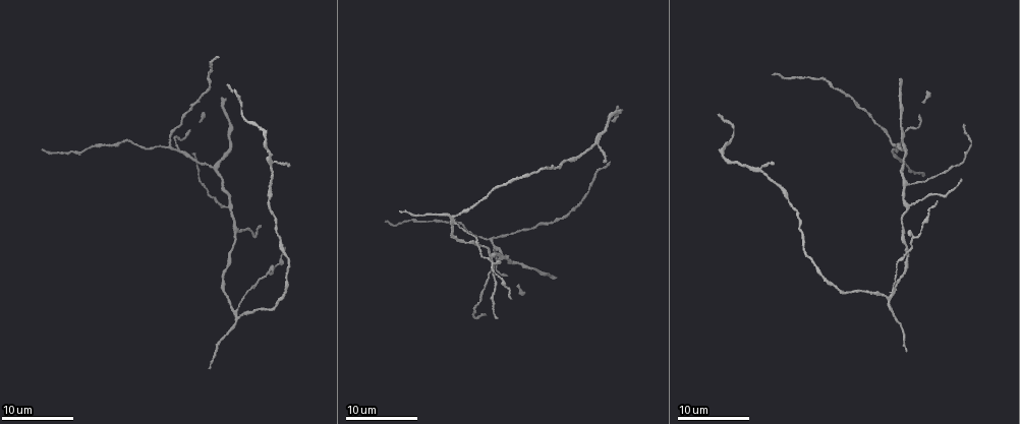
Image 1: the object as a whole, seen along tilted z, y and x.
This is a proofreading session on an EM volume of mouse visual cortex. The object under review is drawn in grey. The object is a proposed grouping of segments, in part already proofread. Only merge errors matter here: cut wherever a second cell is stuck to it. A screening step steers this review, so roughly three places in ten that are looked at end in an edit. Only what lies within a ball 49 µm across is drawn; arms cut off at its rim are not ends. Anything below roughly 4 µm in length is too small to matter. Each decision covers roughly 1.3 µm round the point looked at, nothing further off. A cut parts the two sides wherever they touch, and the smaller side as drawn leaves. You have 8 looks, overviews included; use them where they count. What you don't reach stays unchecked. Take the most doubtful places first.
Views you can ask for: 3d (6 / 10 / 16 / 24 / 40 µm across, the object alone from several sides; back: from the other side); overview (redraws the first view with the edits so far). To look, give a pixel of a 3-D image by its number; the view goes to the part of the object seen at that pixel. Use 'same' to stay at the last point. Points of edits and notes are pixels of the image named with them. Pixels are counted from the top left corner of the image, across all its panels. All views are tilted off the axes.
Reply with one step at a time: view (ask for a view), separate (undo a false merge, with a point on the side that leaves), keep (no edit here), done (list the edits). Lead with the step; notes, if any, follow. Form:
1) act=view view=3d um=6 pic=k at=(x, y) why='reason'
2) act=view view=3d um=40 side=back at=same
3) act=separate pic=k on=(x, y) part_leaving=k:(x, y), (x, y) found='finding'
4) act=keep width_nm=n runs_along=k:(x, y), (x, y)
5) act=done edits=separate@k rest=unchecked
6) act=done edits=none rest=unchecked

act=view view=3d um=10 pic=1 at=(907, 184) why='four or more arms meet'

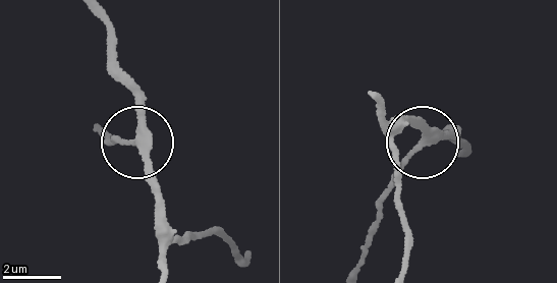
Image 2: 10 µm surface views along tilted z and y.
act=view view=3d um=6 pic=2 at=(420, 146)

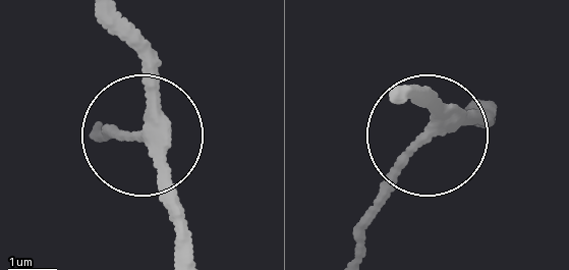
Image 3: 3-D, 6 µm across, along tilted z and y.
act=keep side_arm_um=18 runs_along=3:(183, 259), (179, 210), (153, 152), (97, 133) found='continuous, no second cell'

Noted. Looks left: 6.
act=view view=3d um=10 pic=1 at=(236, 310) why='two arms in line, one across'

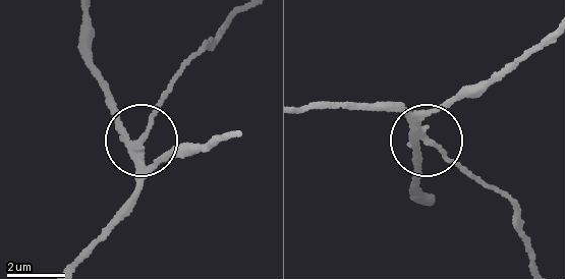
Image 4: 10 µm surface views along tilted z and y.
act=keep runs_along=4:(114, 120), (136, 137), (145, 134), (177, 72) found='all the same cell'

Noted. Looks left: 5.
act=view view=3d um=16 pic=1 at=(213, 168) why='branch point'

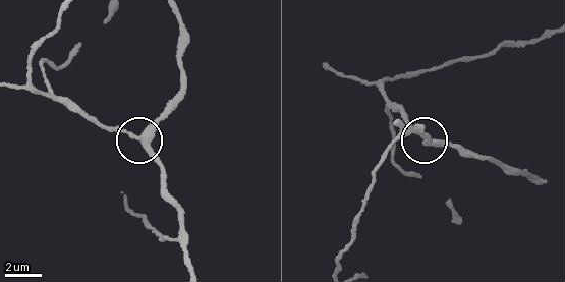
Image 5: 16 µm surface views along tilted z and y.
act=keep runs_along=5:(189, 263), (164, 169), (145, 140), (169, 108) found='continuous, no second cell'

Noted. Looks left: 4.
act=view view=3d um=16 pic=1 at=(178, 151) why='thin arm on a thick one'

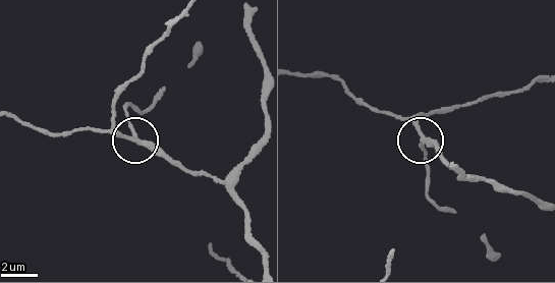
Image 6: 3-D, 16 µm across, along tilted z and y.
act=view view=3d um=6 pic=6 at=(135, 138) why='closer look'

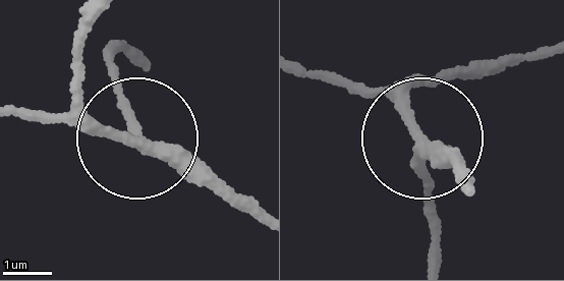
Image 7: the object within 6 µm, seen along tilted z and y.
act=keep width_nm=220 runs_along=7:(260, 219), (149, 155), (106, 64) found='all the same cell'

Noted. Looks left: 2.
act=done edits=none rest=unchecked

